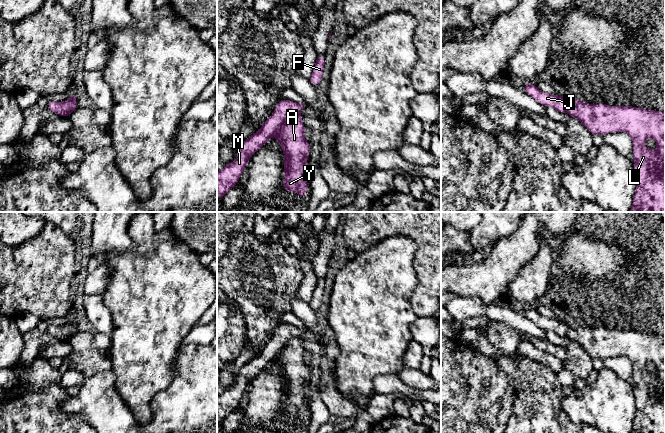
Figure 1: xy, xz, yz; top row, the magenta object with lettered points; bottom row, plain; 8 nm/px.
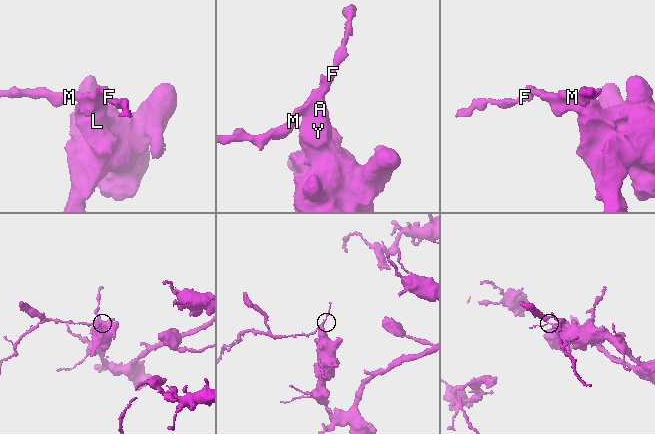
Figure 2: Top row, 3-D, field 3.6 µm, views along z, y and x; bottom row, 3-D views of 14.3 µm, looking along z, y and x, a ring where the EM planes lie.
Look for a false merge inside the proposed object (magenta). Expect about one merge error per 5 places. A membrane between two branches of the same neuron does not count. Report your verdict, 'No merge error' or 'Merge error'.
Merge error

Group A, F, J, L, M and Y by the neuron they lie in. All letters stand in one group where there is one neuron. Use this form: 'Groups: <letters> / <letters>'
Groups: A L Y / F J M

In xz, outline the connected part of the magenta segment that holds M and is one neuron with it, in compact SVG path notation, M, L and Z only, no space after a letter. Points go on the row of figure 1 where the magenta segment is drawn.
M281 99L276 104L275 112L269 116L261 128L240 145L236 160L226 164L221 171L217 172L217 199L221 199L237 185L251 156L272 137L288 115L300 113L304 105L305 101L299 104L288 99Z

